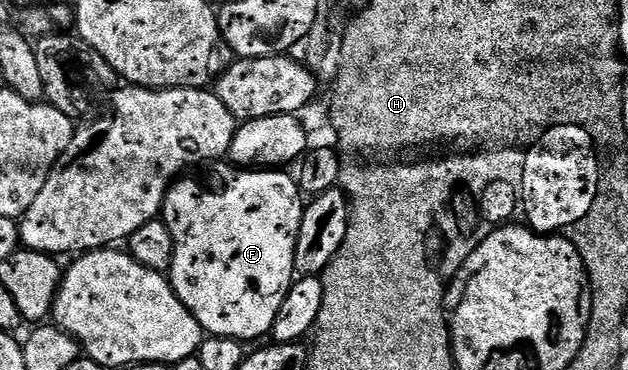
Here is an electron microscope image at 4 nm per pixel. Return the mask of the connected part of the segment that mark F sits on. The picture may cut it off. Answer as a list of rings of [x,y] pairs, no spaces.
[[[239,168],[234,171],[236,174],[224,184],[220,190],[206,190],[195,178],[180,177],[171,183],[171,189],[167,191],[163,208],[161,211],[161,220],[173,232],[173,264],[169,271],[171,287],[177,292],[181,304],[193,312],[193,316],[201,324],[201,328],[208,335],[216,338],[238,338],[240,340],[247,338],[261,338],[272,333],[274,321],[277,319],[278,309],[282,307],[282,302],[286,299],[291,290],[295,273],[295,249],[297,248],[297,236],[301,228],[301,220],[305,209],[305,198],[299,188],[299,183],[294,177],[291,178],[279,168]]]

